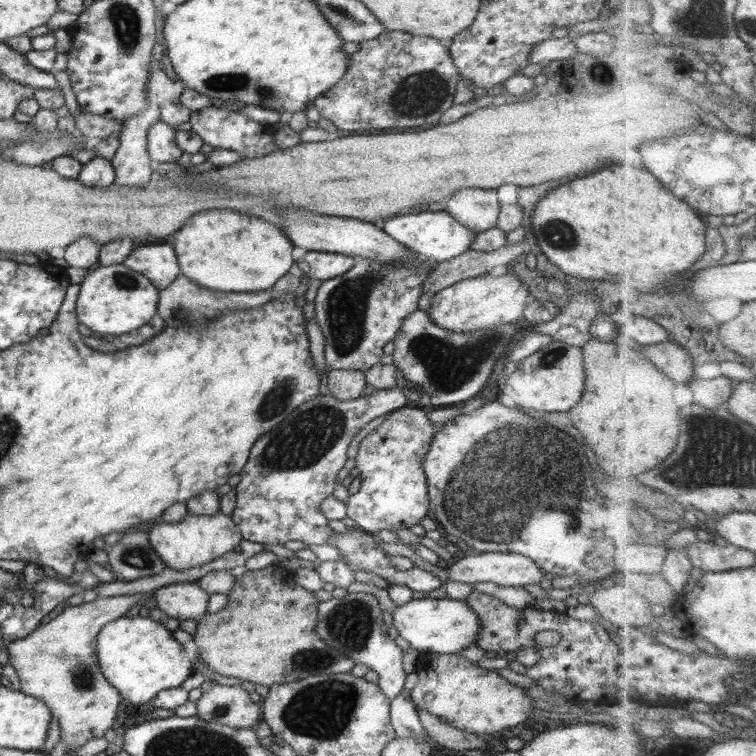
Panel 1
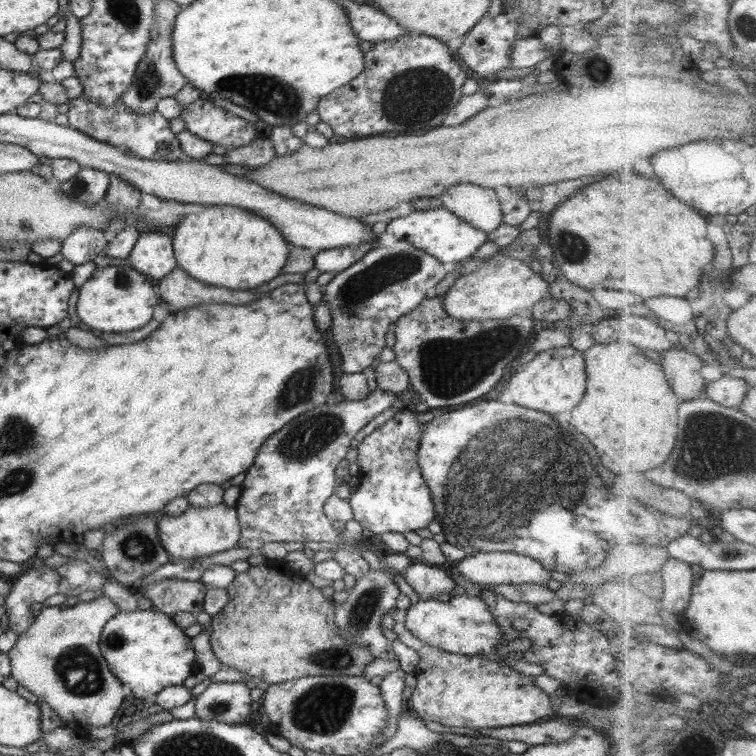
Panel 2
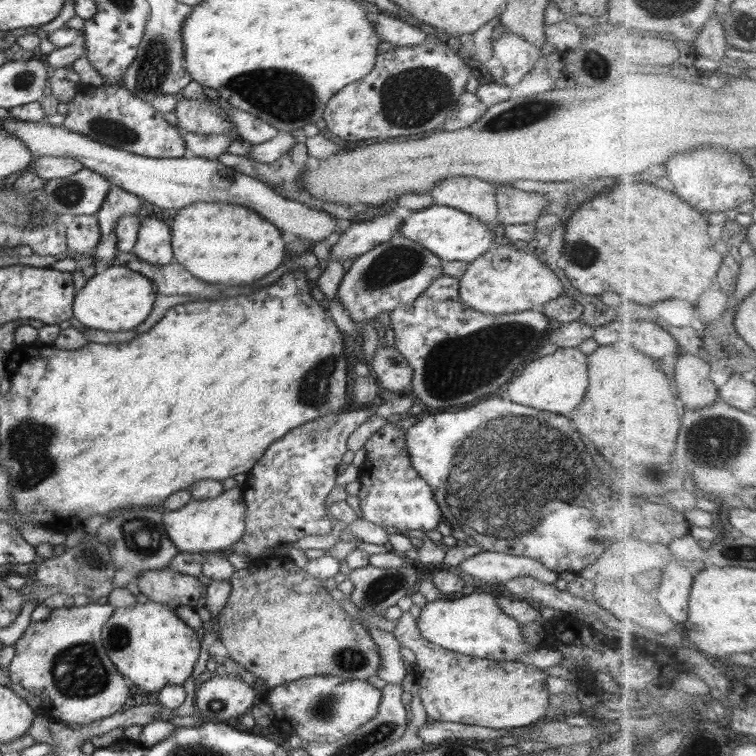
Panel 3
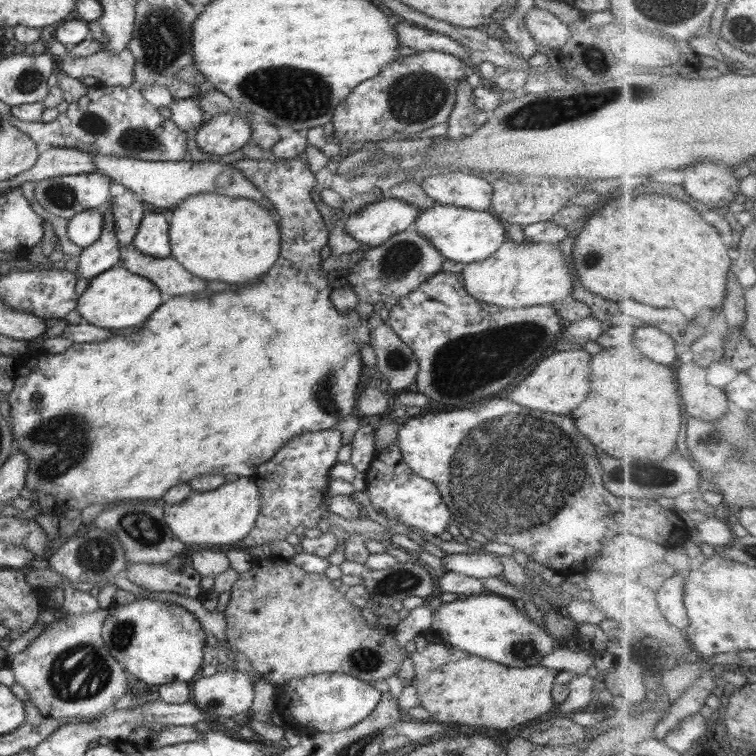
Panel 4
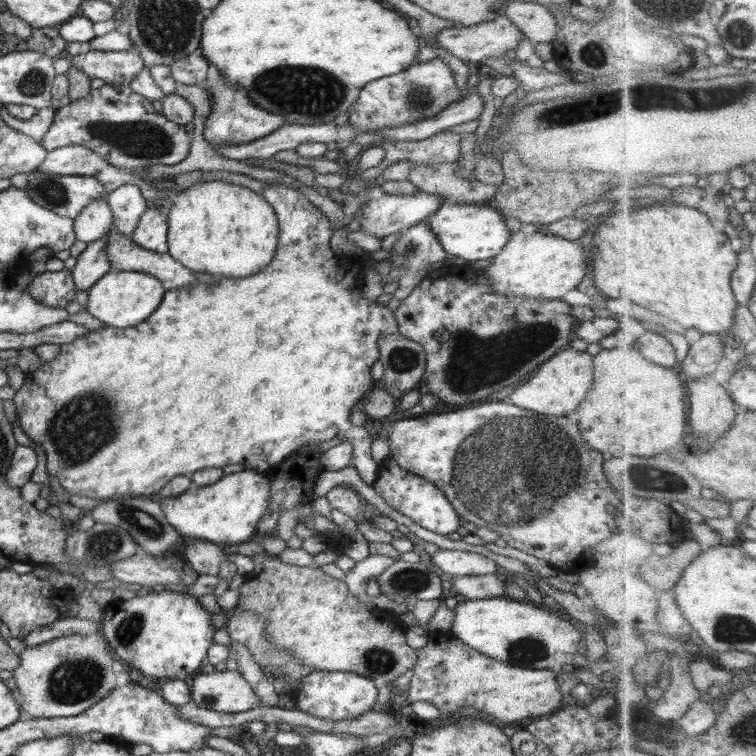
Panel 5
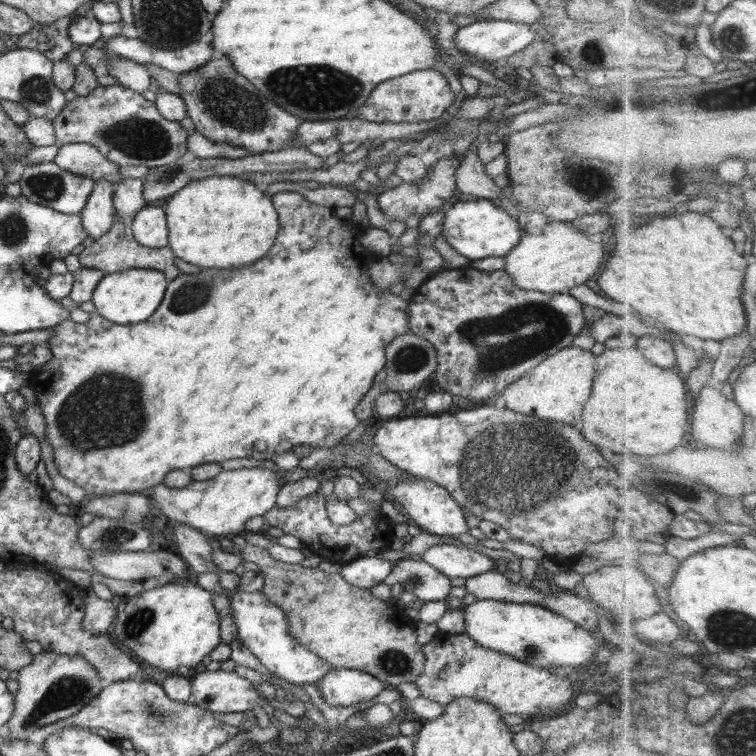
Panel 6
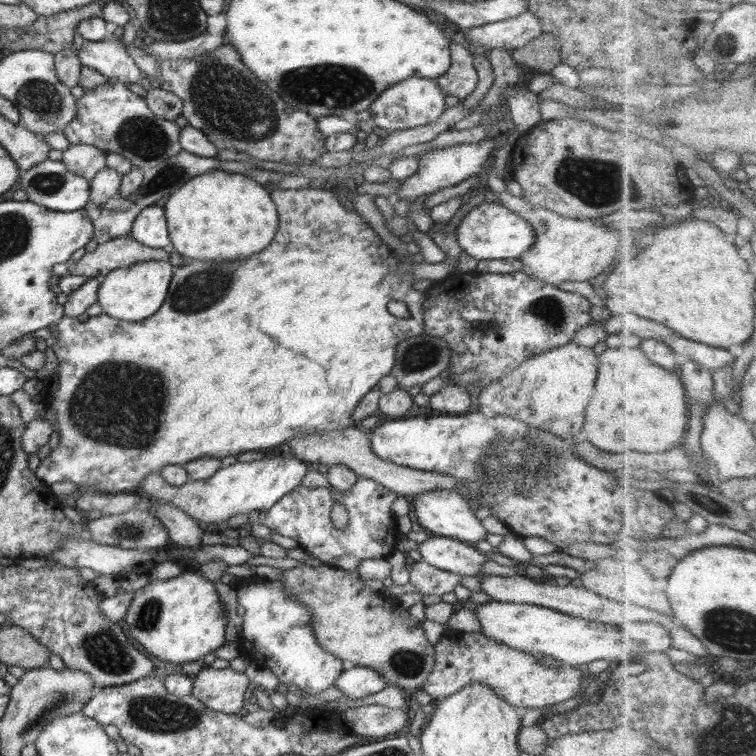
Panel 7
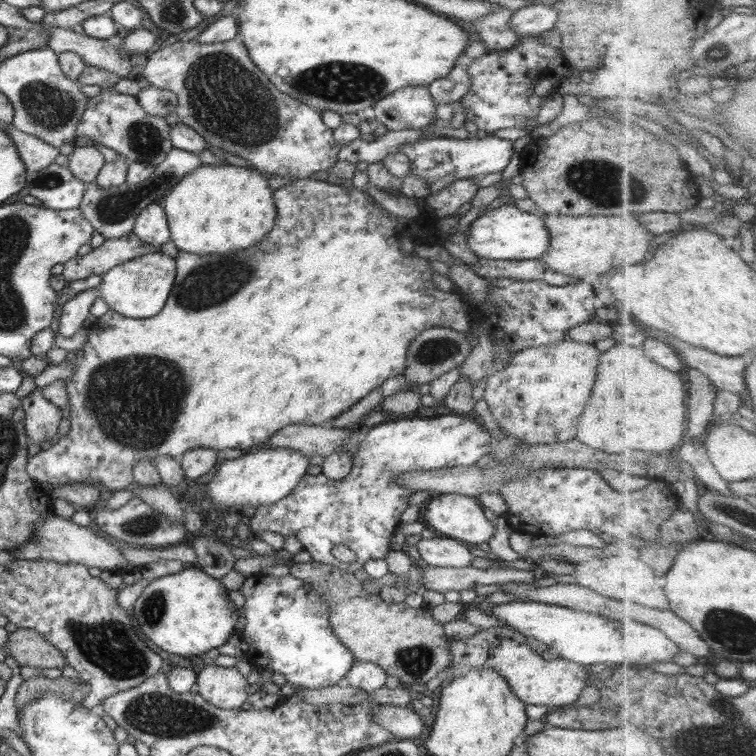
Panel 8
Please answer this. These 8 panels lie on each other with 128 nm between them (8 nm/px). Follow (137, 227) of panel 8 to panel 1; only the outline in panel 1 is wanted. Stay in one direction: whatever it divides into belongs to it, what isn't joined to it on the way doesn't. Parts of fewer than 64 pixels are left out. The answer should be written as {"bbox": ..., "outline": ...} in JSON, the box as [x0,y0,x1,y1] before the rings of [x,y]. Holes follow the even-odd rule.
{"bbox":[122,244,180,291],"outline":[[[148,244],[140,248],[136,246],[122,263],[126,268],[146,276],[158,291],[170,287],[180,276],[176,254],[170,244]]]}

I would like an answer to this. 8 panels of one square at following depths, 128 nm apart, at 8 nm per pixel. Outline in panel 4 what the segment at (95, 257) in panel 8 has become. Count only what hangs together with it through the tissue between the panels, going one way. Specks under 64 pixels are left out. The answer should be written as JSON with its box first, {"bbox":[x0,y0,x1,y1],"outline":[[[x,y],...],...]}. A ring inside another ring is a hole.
{"bbox":[117,244,206,303],"outline":[[[132,244],[120,245],[118,250],[120,259],[117,266],[150,280],[161,292],[162,303],[166,303],[172,296],[186,296],[190,292],[200,292],[206,288],[206,282],[202,278],[192,276],[174,258],[147,256]]]}

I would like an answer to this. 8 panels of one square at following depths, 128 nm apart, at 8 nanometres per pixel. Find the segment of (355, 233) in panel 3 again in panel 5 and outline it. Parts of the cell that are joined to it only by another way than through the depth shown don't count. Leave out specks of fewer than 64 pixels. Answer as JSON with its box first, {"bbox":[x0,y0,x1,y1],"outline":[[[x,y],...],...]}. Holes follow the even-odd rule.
{"bbox":[360,190,443,239],"outline":[[[419,190],[416,195],[384,193],[378,200],[368,201],[360,215],[360,231],[378,239],[403,231],[426,221],[438,210],[443,196],[434,196]]]}

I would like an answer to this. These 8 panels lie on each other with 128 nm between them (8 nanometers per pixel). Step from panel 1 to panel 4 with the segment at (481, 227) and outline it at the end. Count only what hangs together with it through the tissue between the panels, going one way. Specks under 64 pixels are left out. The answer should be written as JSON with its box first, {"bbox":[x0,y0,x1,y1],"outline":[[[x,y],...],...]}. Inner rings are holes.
{"bbox":[420,171,493,212],"outline":[[[450,171],[427,176],[420,182],[424,192],[435,203],[482,212],[491,205],[493,183],[485,175],[473,172]]]}

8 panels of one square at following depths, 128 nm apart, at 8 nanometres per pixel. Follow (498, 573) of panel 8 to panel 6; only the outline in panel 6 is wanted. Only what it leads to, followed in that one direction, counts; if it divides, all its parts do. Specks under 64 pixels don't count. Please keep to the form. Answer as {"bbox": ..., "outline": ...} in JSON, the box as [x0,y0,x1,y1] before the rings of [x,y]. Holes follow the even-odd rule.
{"bbox":[385,556,450,602],"outline":[[[405,556],[393,557],[393,569],[385,576],[388,586],[401,584],[406,592],[413,592],[420,600],[434,602],[450,596],[450,578],[423,560]]]}

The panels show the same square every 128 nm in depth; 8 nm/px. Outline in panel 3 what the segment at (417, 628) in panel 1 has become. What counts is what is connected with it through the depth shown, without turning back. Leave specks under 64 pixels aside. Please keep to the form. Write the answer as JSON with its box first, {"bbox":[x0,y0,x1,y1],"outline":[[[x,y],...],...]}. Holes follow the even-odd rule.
{"bbox":[417,589,538,661],"outline":[[[476,589],[469,595],[459,594],[455,598],[440,598],[428,601],[421,608],[417,627],[430,643],[458,654],[495,661],[517,661],[524,653],[538,648],[524,643],[521,628],[498,606],[491,593]]]}

